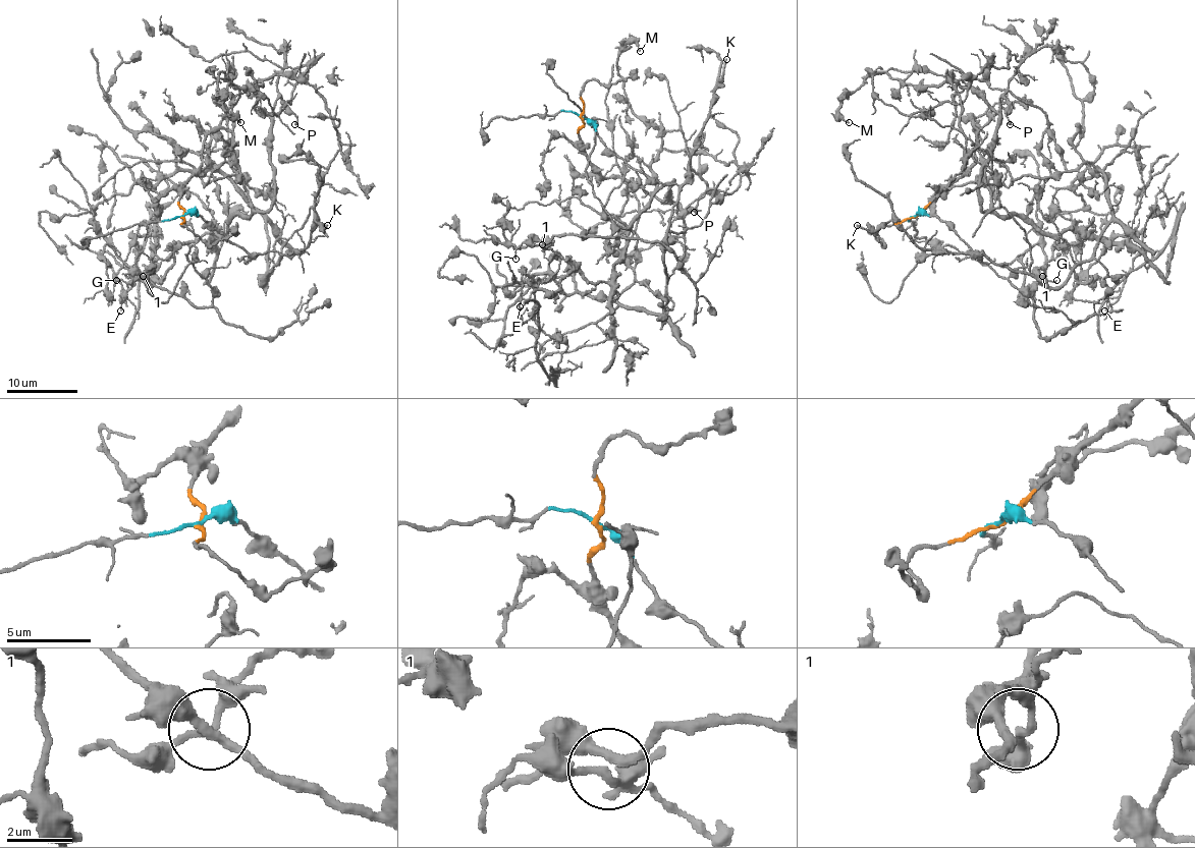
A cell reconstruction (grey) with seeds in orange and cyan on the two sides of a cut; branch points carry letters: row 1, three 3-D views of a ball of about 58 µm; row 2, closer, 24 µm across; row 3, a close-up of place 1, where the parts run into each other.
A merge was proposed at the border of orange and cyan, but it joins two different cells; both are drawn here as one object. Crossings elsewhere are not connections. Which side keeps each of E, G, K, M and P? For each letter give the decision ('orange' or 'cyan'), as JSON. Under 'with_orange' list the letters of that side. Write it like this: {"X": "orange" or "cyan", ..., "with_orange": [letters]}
{"E": "orange", "G": "orange", "K": "cyan", "M": "orange", "P": "orange", "with_orange": ["E", "G", "M", "P"]}

